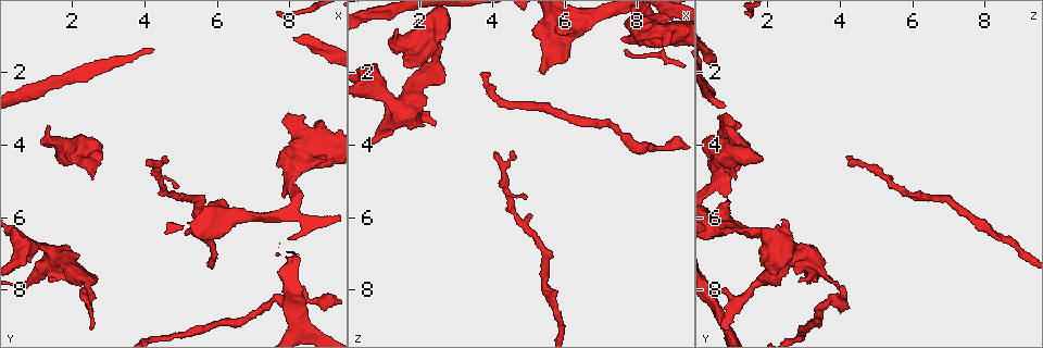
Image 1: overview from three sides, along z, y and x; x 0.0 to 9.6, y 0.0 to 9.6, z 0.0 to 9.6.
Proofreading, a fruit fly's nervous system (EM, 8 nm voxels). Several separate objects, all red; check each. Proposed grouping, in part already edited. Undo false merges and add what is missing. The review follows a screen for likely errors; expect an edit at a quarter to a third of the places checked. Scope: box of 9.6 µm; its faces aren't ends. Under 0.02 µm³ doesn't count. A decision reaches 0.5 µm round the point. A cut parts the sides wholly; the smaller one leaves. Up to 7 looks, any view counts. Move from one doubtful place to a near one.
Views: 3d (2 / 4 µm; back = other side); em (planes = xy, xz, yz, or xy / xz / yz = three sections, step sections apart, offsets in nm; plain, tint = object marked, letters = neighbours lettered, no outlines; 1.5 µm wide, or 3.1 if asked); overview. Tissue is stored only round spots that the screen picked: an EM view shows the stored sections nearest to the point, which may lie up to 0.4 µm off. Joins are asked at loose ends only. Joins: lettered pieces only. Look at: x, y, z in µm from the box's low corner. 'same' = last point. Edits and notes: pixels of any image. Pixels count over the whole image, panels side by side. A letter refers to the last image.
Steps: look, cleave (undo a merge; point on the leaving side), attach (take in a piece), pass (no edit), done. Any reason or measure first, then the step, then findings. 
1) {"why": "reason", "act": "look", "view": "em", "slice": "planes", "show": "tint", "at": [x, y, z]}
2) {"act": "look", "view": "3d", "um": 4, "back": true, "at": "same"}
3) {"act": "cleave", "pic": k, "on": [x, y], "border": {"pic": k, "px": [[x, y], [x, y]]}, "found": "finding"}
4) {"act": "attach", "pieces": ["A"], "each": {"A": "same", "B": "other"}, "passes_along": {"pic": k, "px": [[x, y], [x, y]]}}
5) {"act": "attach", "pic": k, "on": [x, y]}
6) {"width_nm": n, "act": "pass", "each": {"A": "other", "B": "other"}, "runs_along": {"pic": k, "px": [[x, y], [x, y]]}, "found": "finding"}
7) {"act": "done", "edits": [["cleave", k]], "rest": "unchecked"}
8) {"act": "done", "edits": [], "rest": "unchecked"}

{"why": "an open end", "act": "look", "view": "em", "slice": "planes", "show": "letters", "at": [4.10, 4.60, 4.15]}

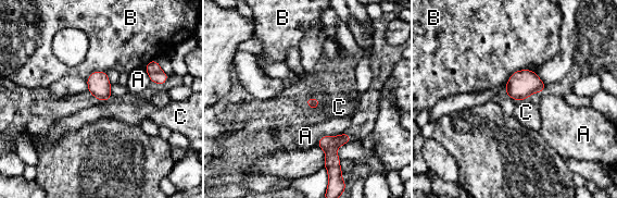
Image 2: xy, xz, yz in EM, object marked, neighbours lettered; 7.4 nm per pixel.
{"longest_contact_nm": ["A", 260], "act": "pass", "each": {"A": "other", "B": "other", "C": "other"}, "border": {"pic": 2, "px": [[527, 69], [515, 71], [504, 86]]}, "found": "no lettered piece goes on from it"}

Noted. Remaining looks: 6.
{"why": "a fork", "act": "look", "view": "em", "slice": "yz", "step": 8, "show": "tint", "at": [1.45, 6.95, 2.90]}

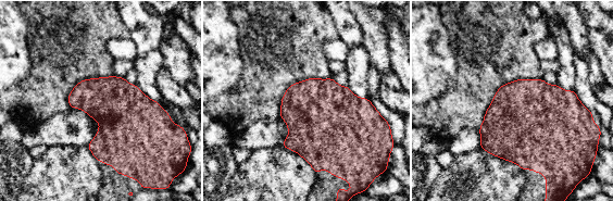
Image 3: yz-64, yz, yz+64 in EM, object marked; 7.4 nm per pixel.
{"why": "cut it another way", "act": "look", "view": "em", "slice": "planes", "show": "tint", "at": "same"}

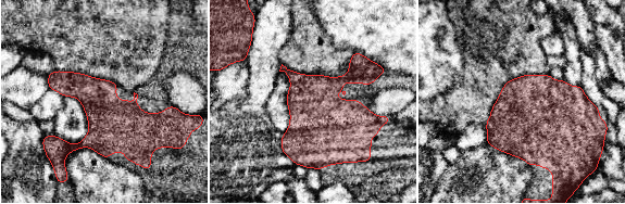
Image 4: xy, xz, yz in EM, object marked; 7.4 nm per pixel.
{"why": "what lies round it", "act": "look", "view": "em", "slice": "planes", "show": "letters", "at": "same"}

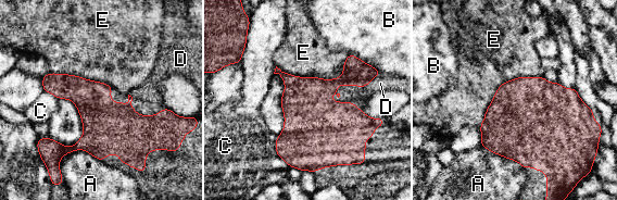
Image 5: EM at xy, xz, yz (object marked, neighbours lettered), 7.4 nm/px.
{"width_nm": 340, "act": "pass", "each": {"A": "other", "B": "other", "C": "other", "D": "other", "E": "other"}, "border": {"pic": 5, "px": [[348, 55], [334, 78], [276, 65]]}, "found": "continuous, no second cell"}

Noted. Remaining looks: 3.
{"why": "an open end", "act": "look", "view": "em", "slice": "planes", "show": "plain", "at": [2.30, 8.10, 0.65]}

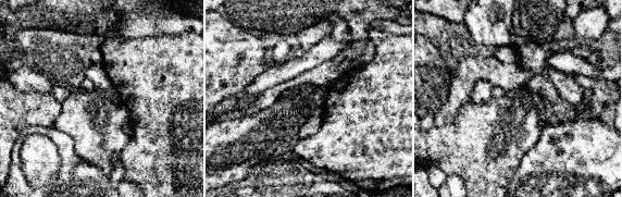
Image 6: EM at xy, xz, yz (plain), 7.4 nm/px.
{"why": "what lies round it", "act": "look", "view": "em", "slice": "planes", "show": "letters", "at": "same"}

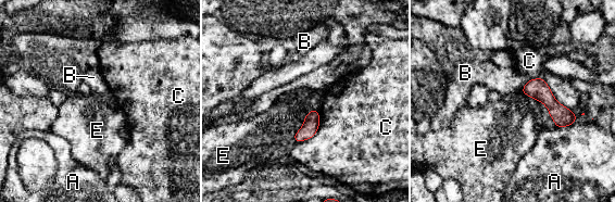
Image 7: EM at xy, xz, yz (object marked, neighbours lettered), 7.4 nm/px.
{"act": "pass", "each": {"A": "other", "B": "other", "C": "other", "E": "other"}, "border": {"pic": 7, "px": [[311, 109], [302, 126], [292, 138]]}, "found": "no lettered piece goes on from it"}

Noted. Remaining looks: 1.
{"act": "done", "edits": [], "rest": "unchecked"}

